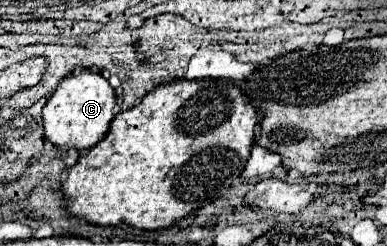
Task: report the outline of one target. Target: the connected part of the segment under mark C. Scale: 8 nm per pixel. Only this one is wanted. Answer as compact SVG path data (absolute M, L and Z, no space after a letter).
M82 70L76 76L68 76L58 84L56 92L48 98L42 110L44 140L52 142L62 152L68 152L70 148L80 152L90 150L108 134L110 122L114 118L114 106L116 106L114 90L102 74Z

